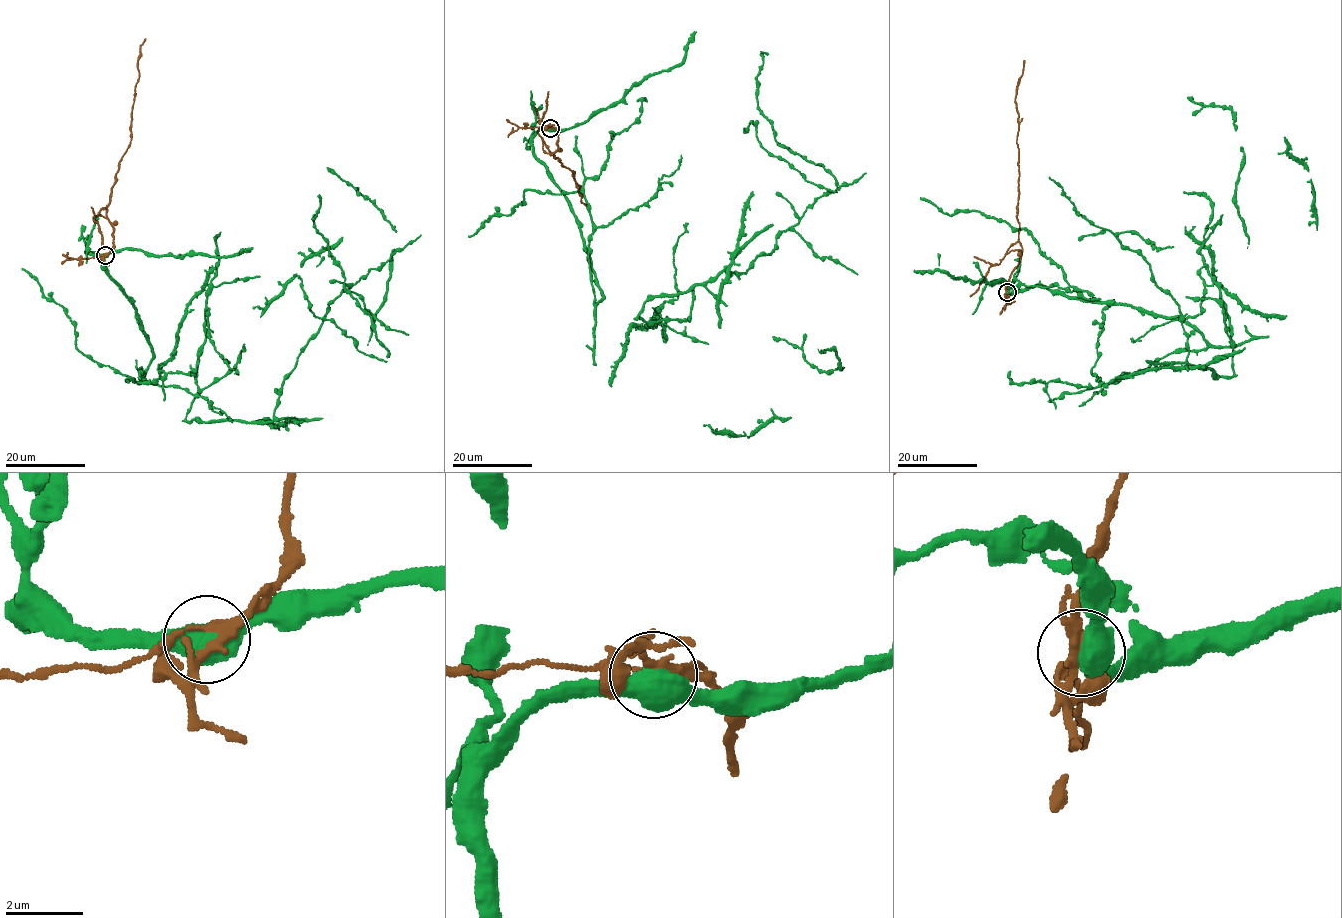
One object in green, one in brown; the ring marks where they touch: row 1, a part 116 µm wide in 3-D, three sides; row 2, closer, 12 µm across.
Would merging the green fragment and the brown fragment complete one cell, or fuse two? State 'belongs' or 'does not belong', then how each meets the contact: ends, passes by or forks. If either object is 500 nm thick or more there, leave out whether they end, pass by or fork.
does not belong

